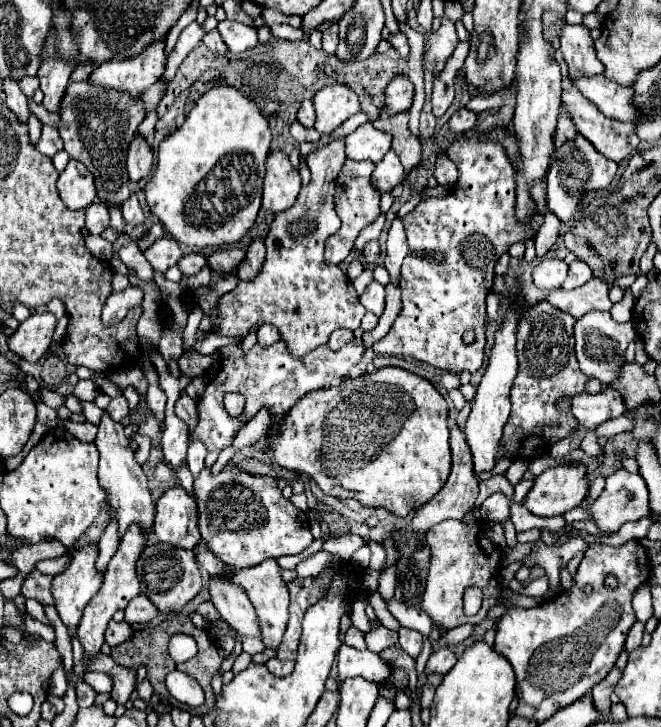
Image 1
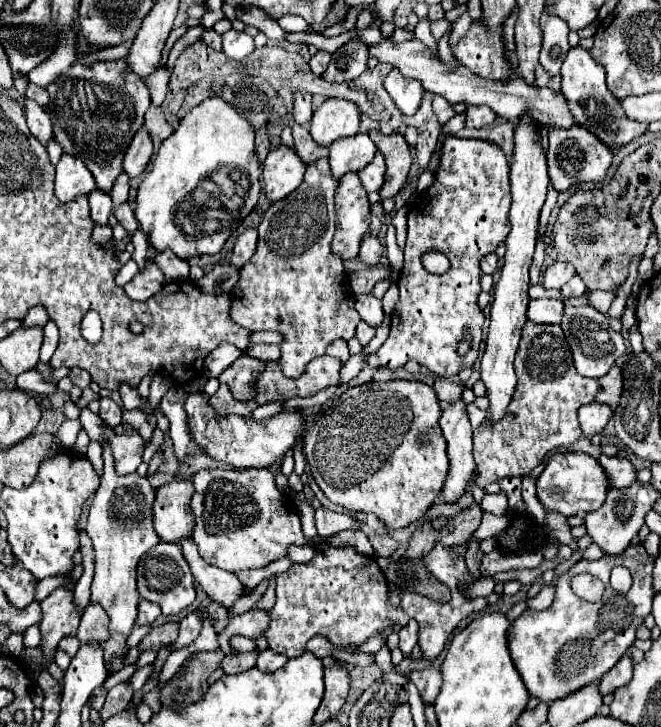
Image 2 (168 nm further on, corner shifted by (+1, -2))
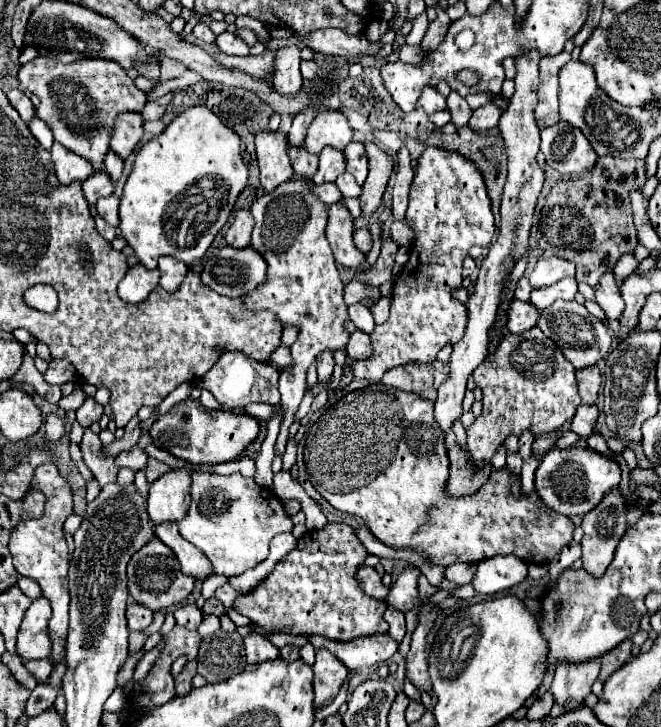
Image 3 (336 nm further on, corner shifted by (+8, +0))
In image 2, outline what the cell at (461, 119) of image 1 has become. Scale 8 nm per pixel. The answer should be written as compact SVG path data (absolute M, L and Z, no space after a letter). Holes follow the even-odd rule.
M467 106L465 110L465 126L467 128L483 128L491 124L497 118L497 114L487 106Z

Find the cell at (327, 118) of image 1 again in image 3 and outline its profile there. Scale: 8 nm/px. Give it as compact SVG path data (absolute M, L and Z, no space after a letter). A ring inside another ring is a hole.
M322 110L312 120L304 148L310 154L320 154L322 148L332 146L336 150L344 150L352 142L352 128L346 116L340 110Z

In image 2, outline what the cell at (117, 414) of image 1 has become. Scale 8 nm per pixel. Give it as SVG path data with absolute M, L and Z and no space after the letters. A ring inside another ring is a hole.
M101 398L99 402L101 402L101 412L99 412L101 420L105 420L109 424L109 428L119 426L121 424L121 414L123 414L119 404L115 400L111 400L111 398Z

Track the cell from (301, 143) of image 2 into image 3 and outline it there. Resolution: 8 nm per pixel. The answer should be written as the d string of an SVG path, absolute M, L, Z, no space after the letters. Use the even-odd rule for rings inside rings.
M288 148L288 154L290 154L290 162L296 174L306 176L306 178L312 178L316 174L316 168L318 168L316 154L306 152L306 148Z

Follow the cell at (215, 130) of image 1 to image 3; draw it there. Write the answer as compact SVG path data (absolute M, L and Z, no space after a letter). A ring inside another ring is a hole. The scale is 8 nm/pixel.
M194 106L176 116L156 138L148 140L136 154L132 172L120 198L120 232L138 260L154 270L160 256L172 256L194 266L210 248L218 230L226 224L238 194L246 188L248 168L240 156L240 138L226 128L206 106Z

